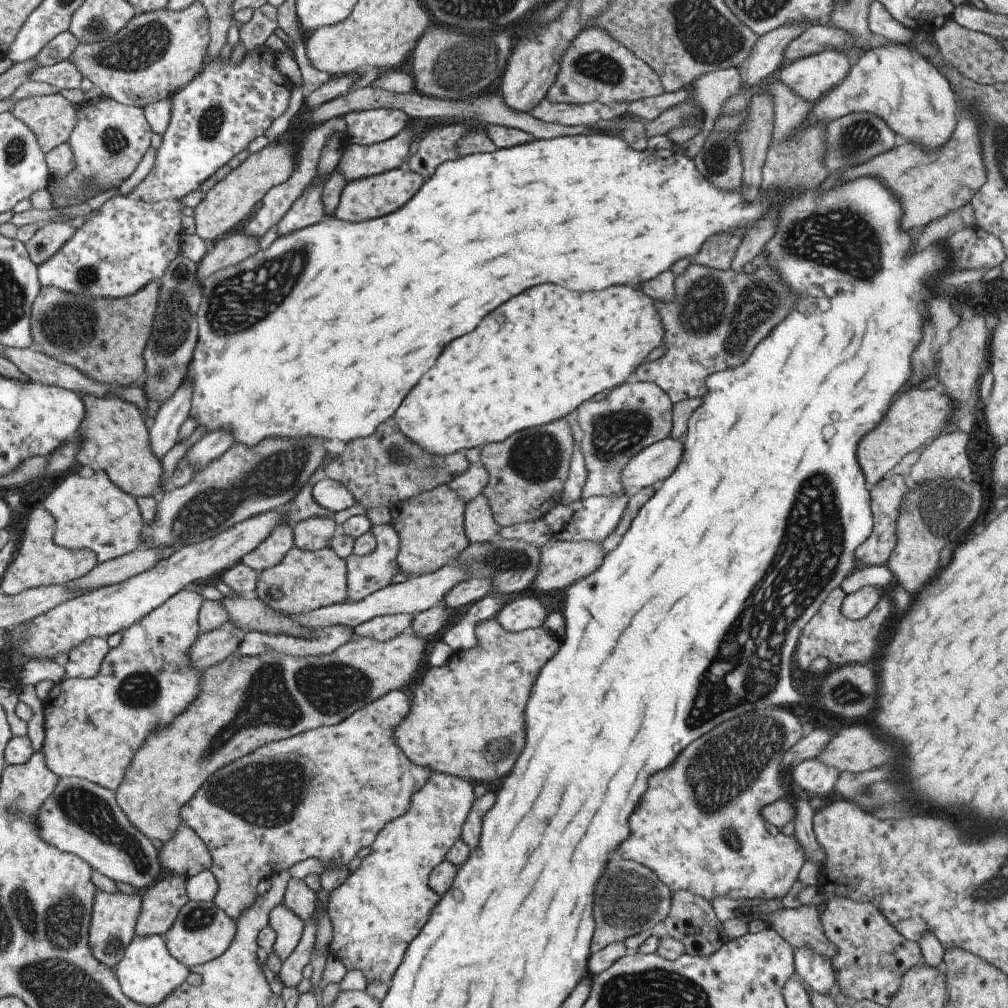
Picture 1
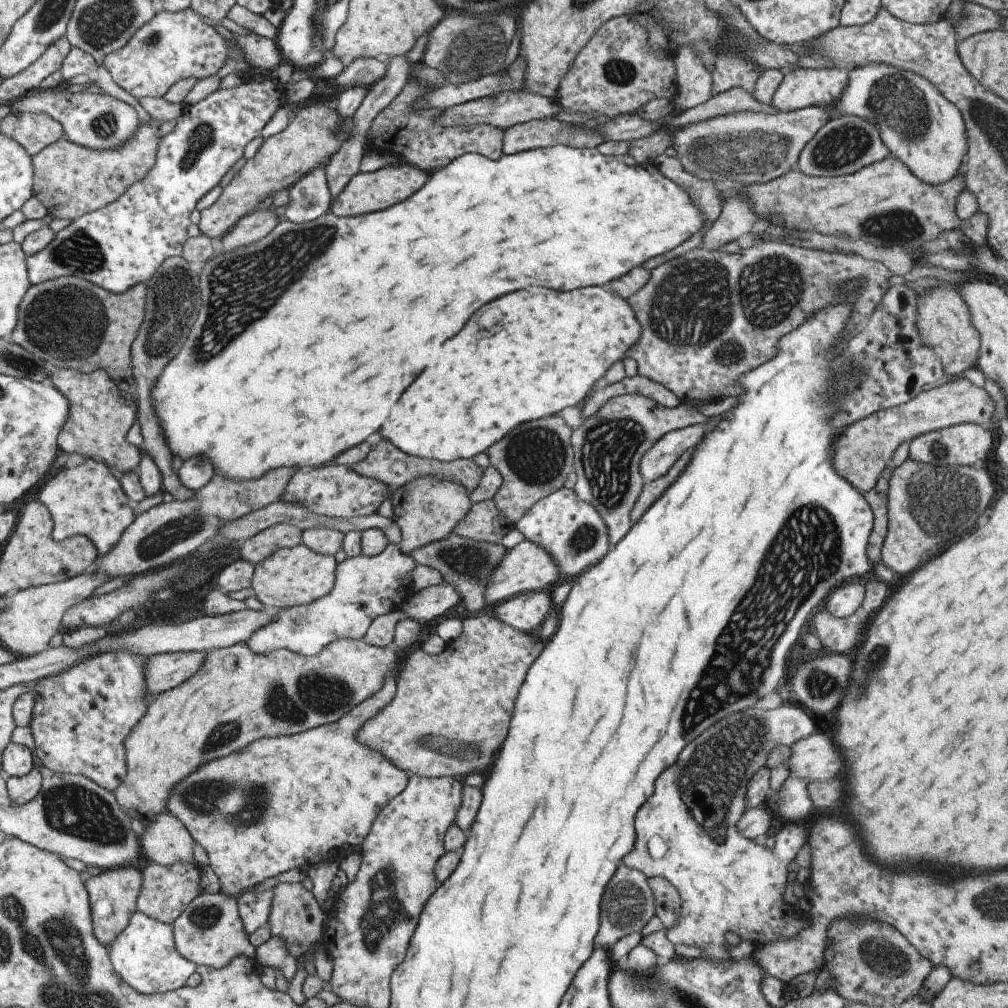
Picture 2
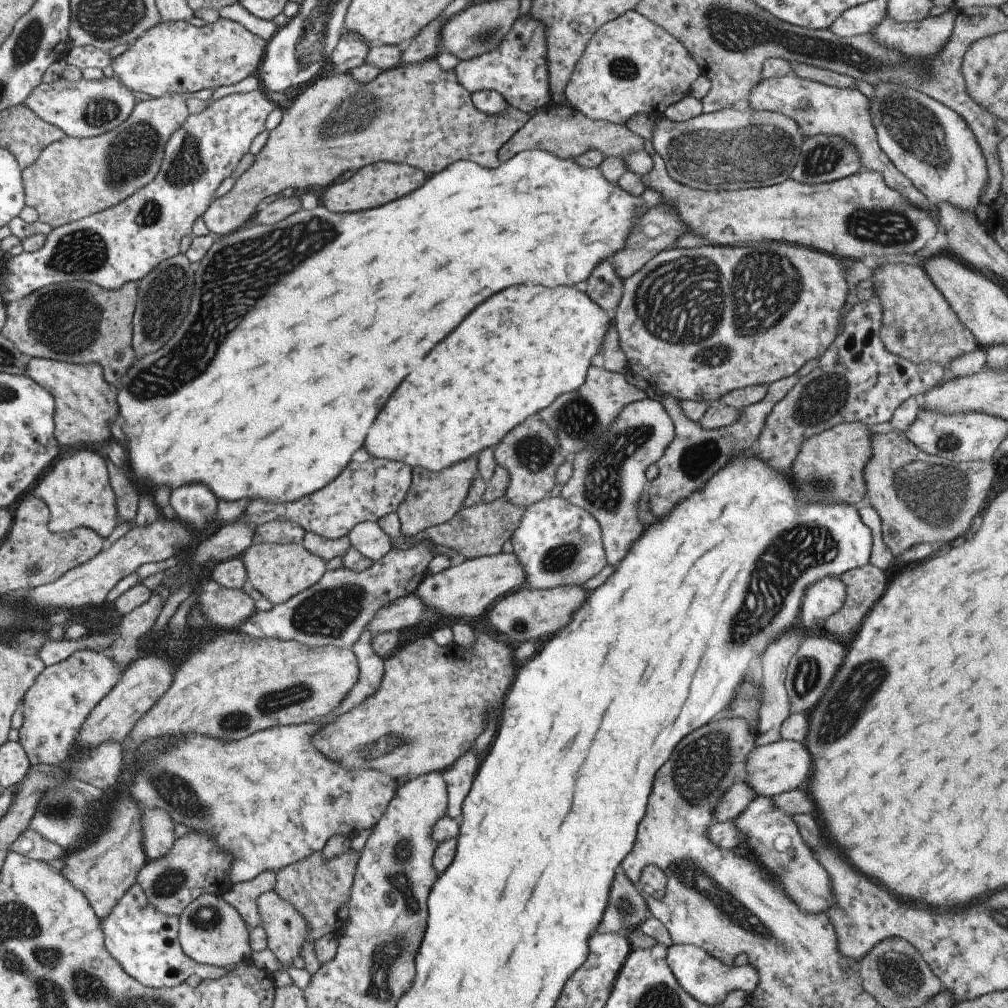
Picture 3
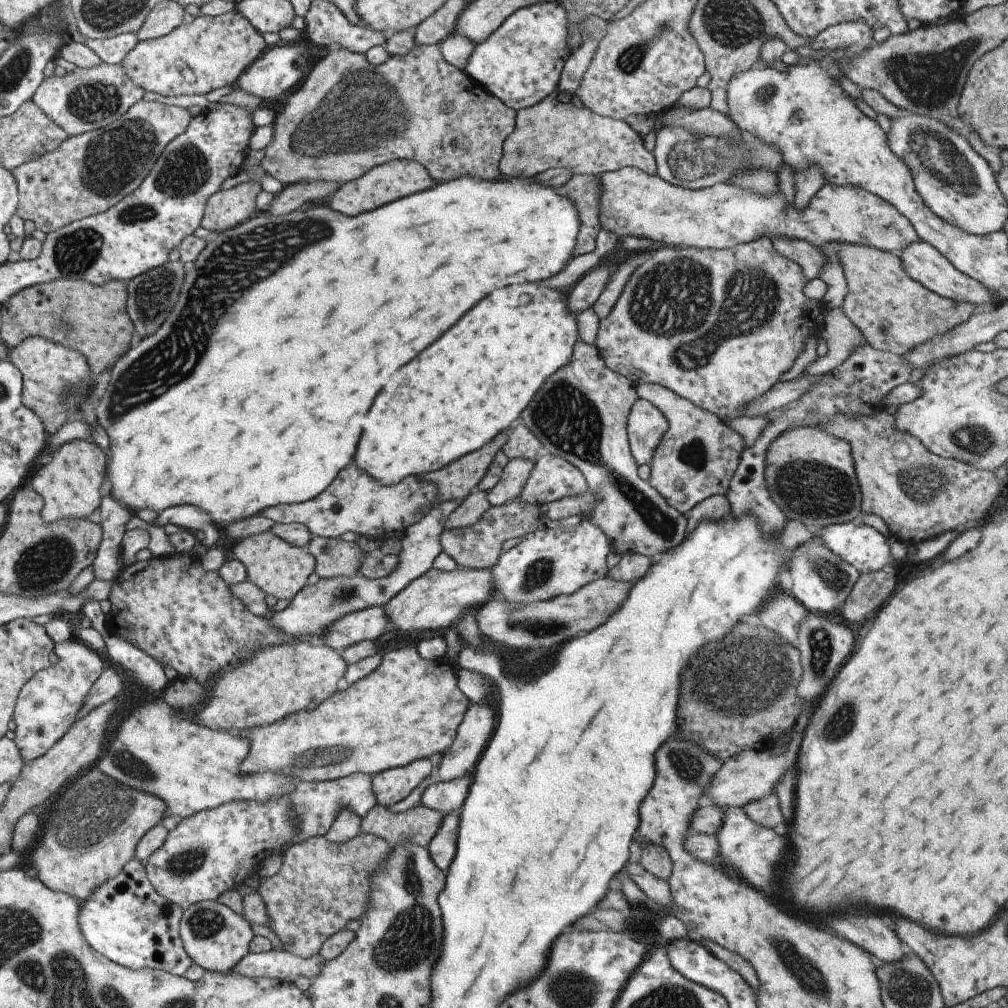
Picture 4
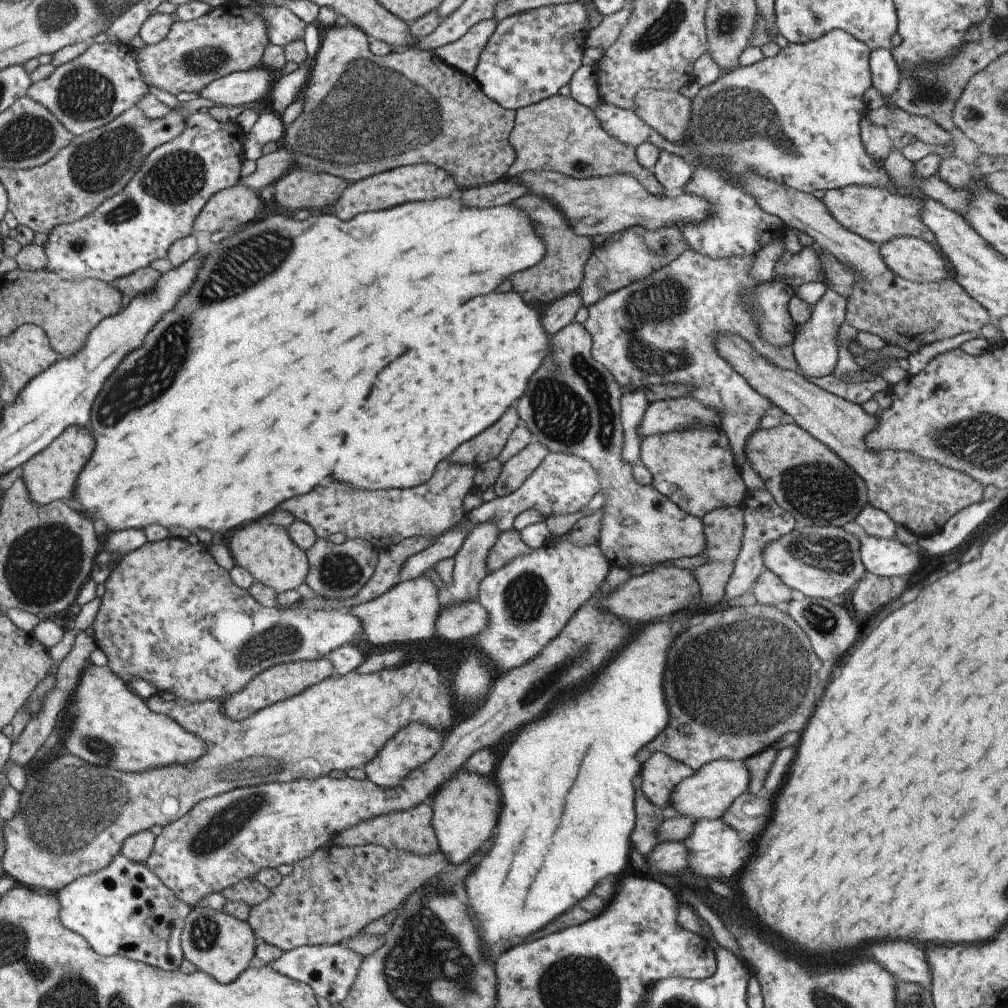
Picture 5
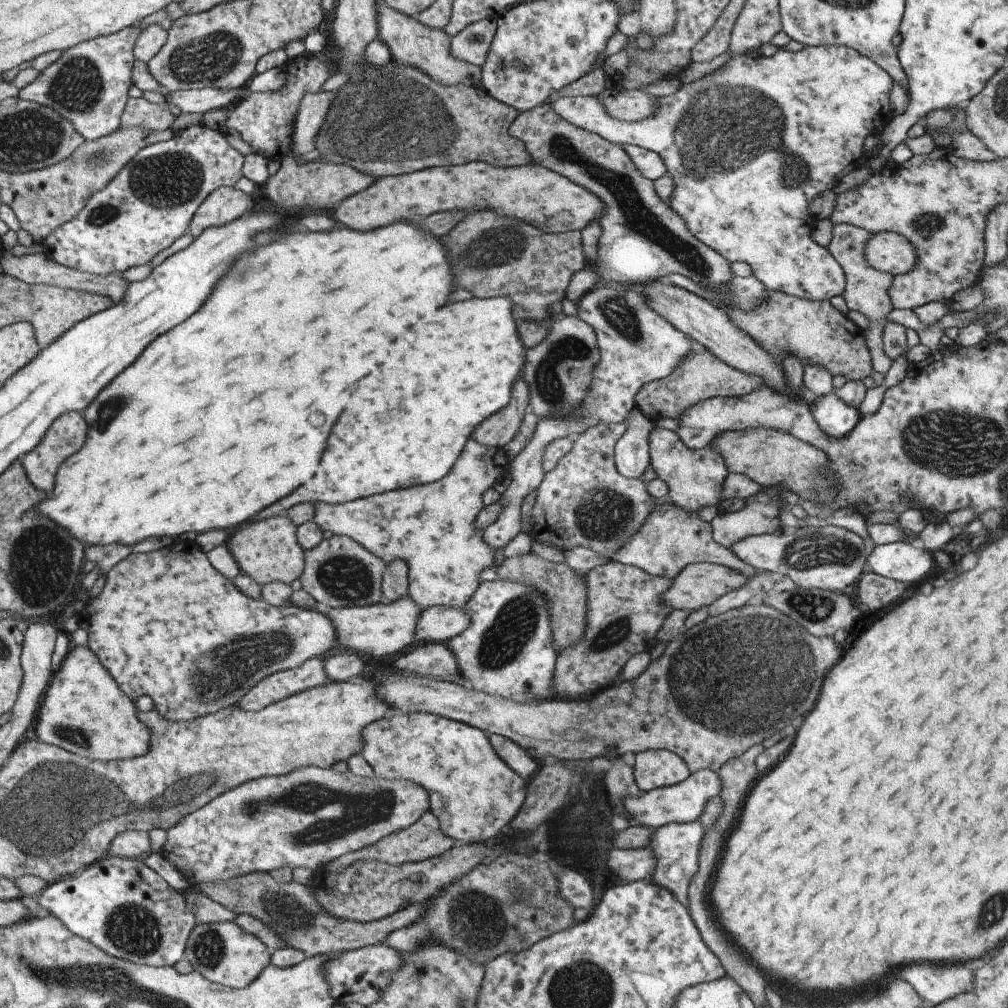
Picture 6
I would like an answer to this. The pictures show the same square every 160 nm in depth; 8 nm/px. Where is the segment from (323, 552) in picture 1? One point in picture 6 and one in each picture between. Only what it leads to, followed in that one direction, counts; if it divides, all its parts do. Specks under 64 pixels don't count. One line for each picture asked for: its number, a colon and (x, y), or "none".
2: (293, 576)
3: (277, 571)
4: (277, 568)
5: (264, 550)
6: (267, 551)

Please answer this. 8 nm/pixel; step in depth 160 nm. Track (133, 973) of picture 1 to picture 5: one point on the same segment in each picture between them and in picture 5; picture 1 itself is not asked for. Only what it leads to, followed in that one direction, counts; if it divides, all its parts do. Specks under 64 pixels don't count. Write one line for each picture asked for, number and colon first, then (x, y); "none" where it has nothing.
2: (144, 956)
3: (144, 941)
4: (125, 920)
5: (124, 909)

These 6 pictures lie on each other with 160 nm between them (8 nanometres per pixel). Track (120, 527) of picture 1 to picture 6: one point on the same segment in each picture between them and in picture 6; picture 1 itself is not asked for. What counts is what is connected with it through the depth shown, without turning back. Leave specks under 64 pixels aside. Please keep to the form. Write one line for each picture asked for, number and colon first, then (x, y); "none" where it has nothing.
2: (86, 500)
3: (76, 490)
4: (70, 484)
5: (49, 476)
6: (65, 434)

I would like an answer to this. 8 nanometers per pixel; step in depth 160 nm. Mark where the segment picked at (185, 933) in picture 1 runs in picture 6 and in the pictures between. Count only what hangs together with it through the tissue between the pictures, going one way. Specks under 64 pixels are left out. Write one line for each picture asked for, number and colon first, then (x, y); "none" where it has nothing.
2: (209, 932)
3: (210, 931)
4: (215, 937)
5: (221, 946)
6: (222, 953)

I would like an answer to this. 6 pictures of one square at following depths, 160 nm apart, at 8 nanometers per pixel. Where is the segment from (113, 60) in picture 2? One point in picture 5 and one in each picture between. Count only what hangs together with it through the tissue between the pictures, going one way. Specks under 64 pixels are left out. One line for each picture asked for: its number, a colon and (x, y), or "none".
3: (176, 57)
4: (210, 52)
5: (230, 37)

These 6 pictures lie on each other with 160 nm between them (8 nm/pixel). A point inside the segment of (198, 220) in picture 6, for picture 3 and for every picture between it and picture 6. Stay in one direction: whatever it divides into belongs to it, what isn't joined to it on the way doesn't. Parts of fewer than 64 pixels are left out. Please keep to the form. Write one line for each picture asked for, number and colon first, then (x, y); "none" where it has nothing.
3: (415, 113)
4: (226, 208)
5: (227, 209)

